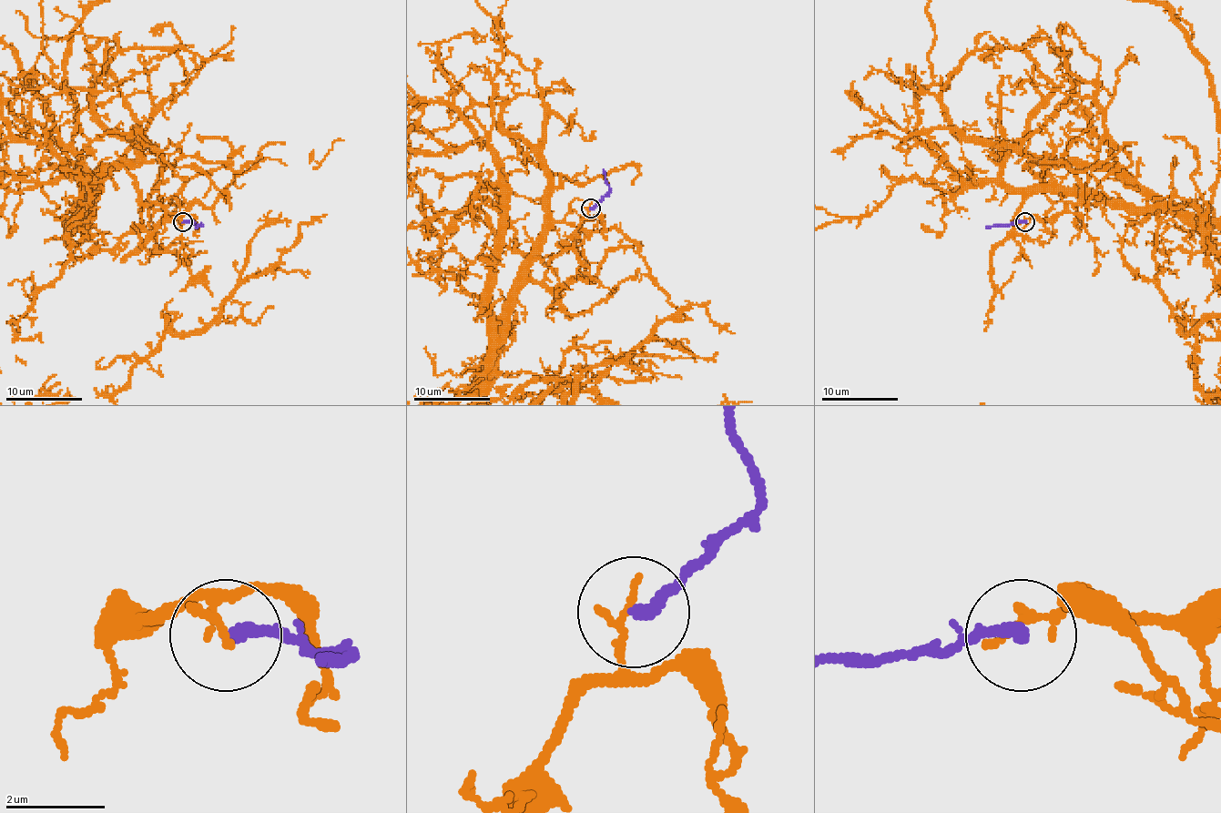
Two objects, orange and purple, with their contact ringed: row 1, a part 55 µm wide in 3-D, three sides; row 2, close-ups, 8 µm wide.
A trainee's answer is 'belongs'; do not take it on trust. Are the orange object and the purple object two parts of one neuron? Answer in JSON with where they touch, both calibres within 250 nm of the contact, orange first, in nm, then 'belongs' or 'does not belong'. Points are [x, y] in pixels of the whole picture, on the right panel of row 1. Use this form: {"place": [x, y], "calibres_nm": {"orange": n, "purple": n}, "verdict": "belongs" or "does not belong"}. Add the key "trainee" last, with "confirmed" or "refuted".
{"place": [1024, 222], "calibres_nm": {"orange": 190, "purple": 280}, "verdict": "does not belong", "trainee": "refuted"}

